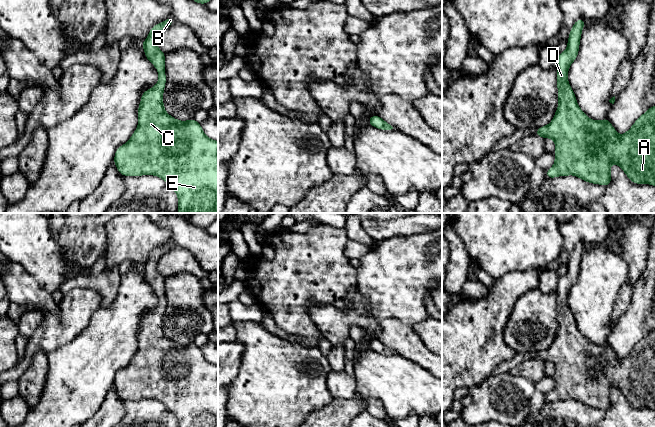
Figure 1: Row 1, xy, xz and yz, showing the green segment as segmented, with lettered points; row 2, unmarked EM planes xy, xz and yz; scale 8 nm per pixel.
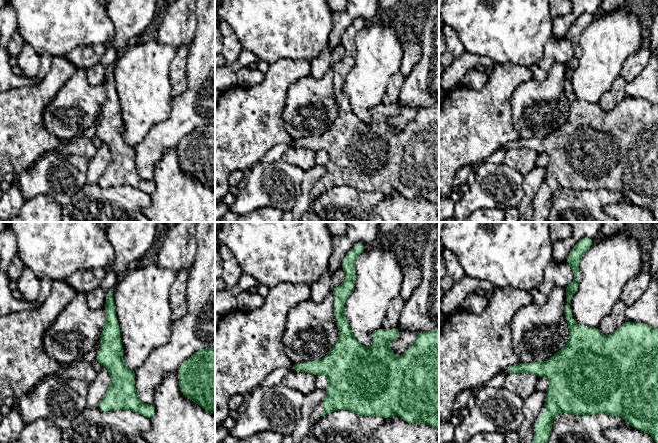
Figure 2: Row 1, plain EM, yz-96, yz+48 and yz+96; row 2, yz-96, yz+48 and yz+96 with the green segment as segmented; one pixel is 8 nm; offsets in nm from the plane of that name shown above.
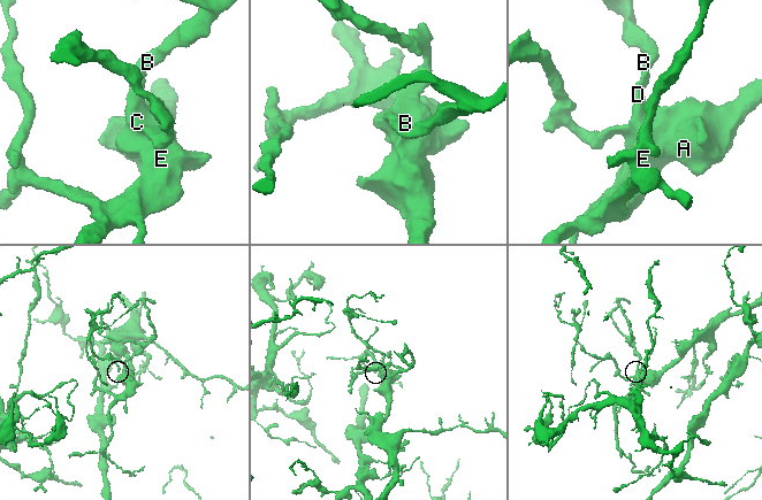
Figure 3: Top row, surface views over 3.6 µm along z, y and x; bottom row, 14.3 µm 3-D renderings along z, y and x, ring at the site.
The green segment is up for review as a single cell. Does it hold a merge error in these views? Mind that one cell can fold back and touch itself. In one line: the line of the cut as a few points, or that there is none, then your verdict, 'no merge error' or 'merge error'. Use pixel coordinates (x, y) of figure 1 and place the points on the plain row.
no cut; no merge error

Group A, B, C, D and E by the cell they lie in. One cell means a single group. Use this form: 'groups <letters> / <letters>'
groups A B C D E

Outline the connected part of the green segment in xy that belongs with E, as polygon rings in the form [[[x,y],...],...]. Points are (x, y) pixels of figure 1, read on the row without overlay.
[[[170,240],[167,244],[154,249],[150,253],[147,263],[141,267],[146,282],[156,291],[159,303],[153,312],[142,317],[138,331],[137,353],[126,368],[117,372],[114,388],[122,400],[154,399],[160,401],[175,415],[178,427],[218,427],[218,365],[208,362],[194,342],[188,345],[179,345],[164,333],[163,317],[167,304],[164,294],[165,277],[157,271],[156,266],[174,245],[175,243]]]

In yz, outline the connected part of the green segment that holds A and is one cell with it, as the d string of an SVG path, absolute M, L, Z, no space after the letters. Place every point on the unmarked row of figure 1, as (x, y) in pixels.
M582 242L574 247L567 264L567 273L558 280L556 290L559 328L555 339L547 350L539 351L534 357L555 366L555 386L547 394L546 402L574 399L588 407L606 411L612 404L610 391L617 388L634 408L655 410L655 330L642 338L623 359L617 357L606 341L601 345L592 344L578 330L567 301L570 289L577 282L585 248Z

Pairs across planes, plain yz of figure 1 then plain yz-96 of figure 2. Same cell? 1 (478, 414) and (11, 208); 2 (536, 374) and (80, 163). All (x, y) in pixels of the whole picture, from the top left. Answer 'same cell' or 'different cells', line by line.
1: different cells
2: different cells

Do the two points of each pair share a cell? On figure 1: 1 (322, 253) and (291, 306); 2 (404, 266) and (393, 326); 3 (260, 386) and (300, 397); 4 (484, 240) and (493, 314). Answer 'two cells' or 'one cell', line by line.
1: one cell
2: two cells
3: one cell
4: two cells

